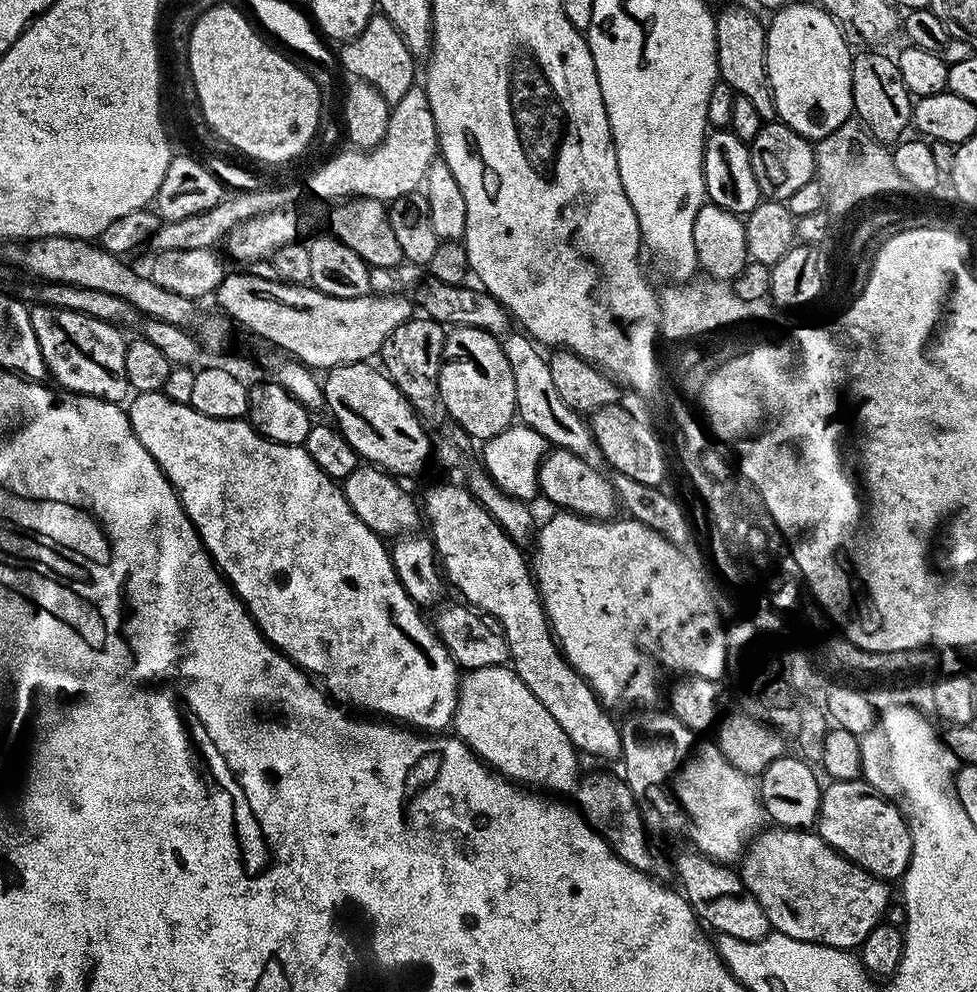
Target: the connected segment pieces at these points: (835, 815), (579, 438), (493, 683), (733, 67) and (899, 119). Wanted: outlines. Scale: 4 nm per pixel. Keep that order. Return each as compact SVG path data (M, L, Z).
M862 778L832 780L821 789L818 834L880 879L903 877L912 854L911 834L899 808Z
M527 335L503 337L504 353L510 362L510 370L514 374L514 394L516 395L516 416L519 423L526 427L532 427L548 440L549 445L557 448L565 448L567 452L573 452L575 456L592 458L597 455L597 448L593 443L589 425L582 419L581 413L572 411L558 398L558 390L550 375L545 353L536 350L537 345Z
M511 667L505 668L476 668L472 673L465 675L460 682L460 690L456 701L456 714L454 717L454 732L463 740L473 752L484 762L496 769L502 776L521 785L541 784L544 788L553 788L553 793L564 794L577 787L576 782L576 756L578 749L572 740L554 722L554 714L534 698L534 694L522 682L520 675Z
M724 8L715 13L716 18L716 65L720 71L719 79L735 92L735 95L749 100L758 109L765 122L777 119L772 87L768 85L766 50L768 37L765 25L752 12L744 8Z
M880 50L860 51L857 51L852 58L852 111L855 119L860 119L868 127L867 135L871 139L879 140L885 146L895 145L907 133L904 131L912 124L914 97L908 91L906 82L902 82L902 70L898 70L895 59L891 55L888 57L876 52Z

